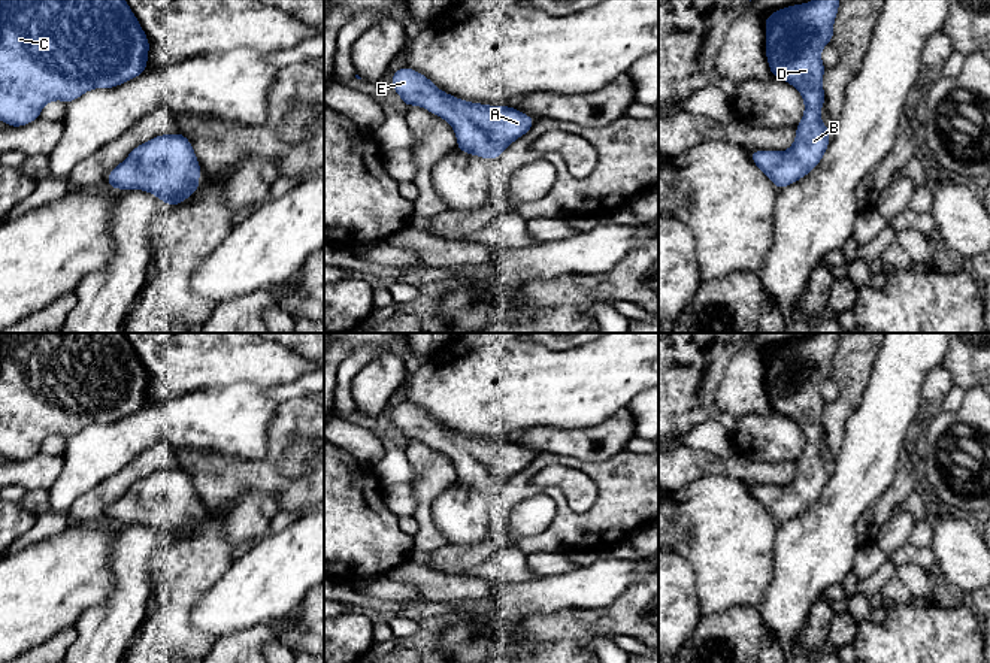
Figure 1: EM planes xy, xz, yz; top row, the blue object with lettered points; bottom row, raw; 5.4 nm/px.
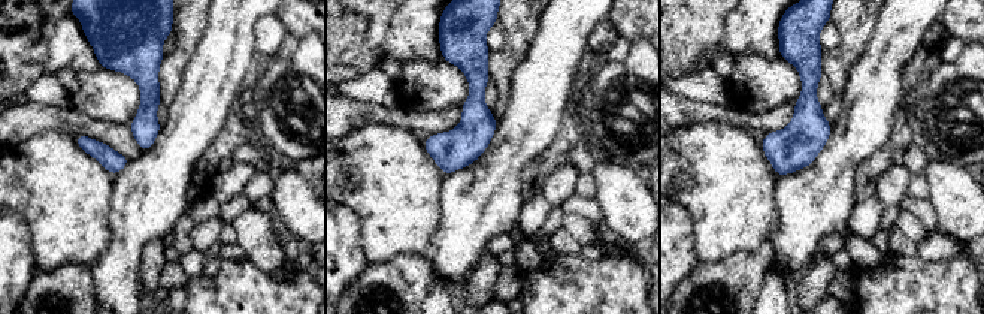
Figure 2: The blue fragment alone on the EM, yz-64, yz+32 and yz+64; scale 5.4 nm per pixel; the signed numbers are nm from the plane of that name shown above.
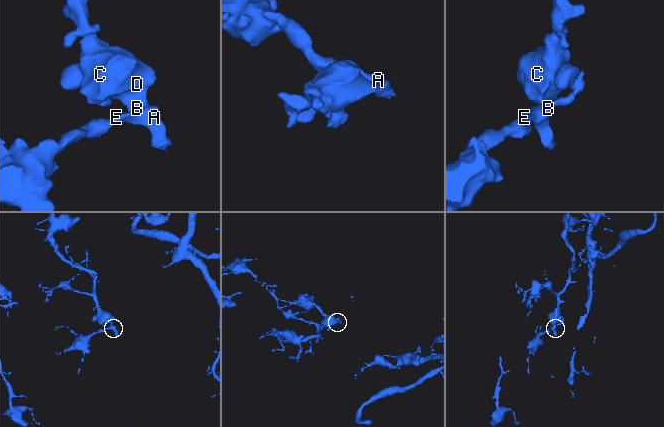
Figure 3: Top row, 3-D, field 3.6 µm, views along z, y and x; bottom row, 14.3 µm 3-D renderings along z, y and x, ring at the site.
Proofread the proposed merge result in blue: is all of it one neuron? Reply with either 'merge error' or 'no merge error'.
no merge error

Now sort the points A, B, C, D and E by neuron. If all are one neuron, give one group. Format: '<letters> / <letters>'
A B C D E

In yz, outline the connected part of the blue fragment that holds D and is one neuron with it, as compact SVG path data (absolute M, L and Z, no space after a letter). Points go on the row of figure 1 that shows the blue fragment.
M812 0L778 9L765 21L766 58L770 73L796 87L805 102L803 118L796 127L796 140L785 152L750 151L753 163L775 184L776 190L785 188L808 175L821 161L829 146L830 130L820 116L821 106L826 103L823 91L826 66L820 52L833 39L833 22L838 9L839 0Z

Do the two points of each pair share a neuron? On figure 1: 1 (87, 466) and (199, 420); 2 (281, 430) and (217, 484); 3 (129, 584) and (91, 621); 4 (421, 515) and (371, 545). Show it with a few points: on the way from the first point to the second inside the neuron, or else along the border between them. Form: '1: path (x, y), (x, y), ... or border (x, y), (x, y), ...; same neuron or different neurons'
1: path (115, 444), (153, 423), (170, 421); same neuron
2: path (275, 451), (274, 457), (257, 474), (238, 474); same neuron
3: path (129, 596), (103, 623); same neuron
4: border (412, 536), (415, 550); different neurons

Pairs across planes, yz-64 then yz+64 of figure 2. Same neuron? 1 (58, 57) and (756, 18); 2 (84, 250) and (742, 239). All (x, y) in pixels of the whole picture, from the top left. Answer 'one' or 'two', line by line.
1: one
2: one

